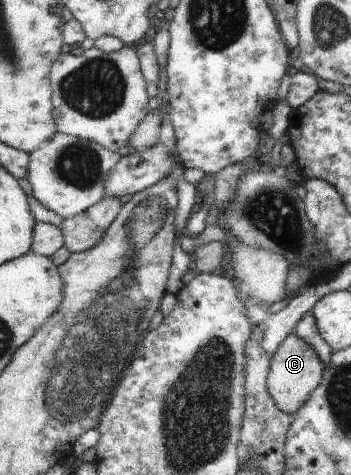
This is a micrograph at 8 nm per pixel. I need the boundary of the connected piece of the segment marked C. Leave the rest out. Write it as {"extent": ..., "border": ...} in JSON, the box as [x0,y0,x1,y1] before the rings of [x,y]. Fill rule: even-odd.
{"extent":[265,333,323,417],"border":[[[293,333],[279,343],[269,360],[265,379],[266,391],[272,398],[276,409],[292,417],[308,399],[310,392],[320,383],[323,367],[323,363],[313,349]]]}

